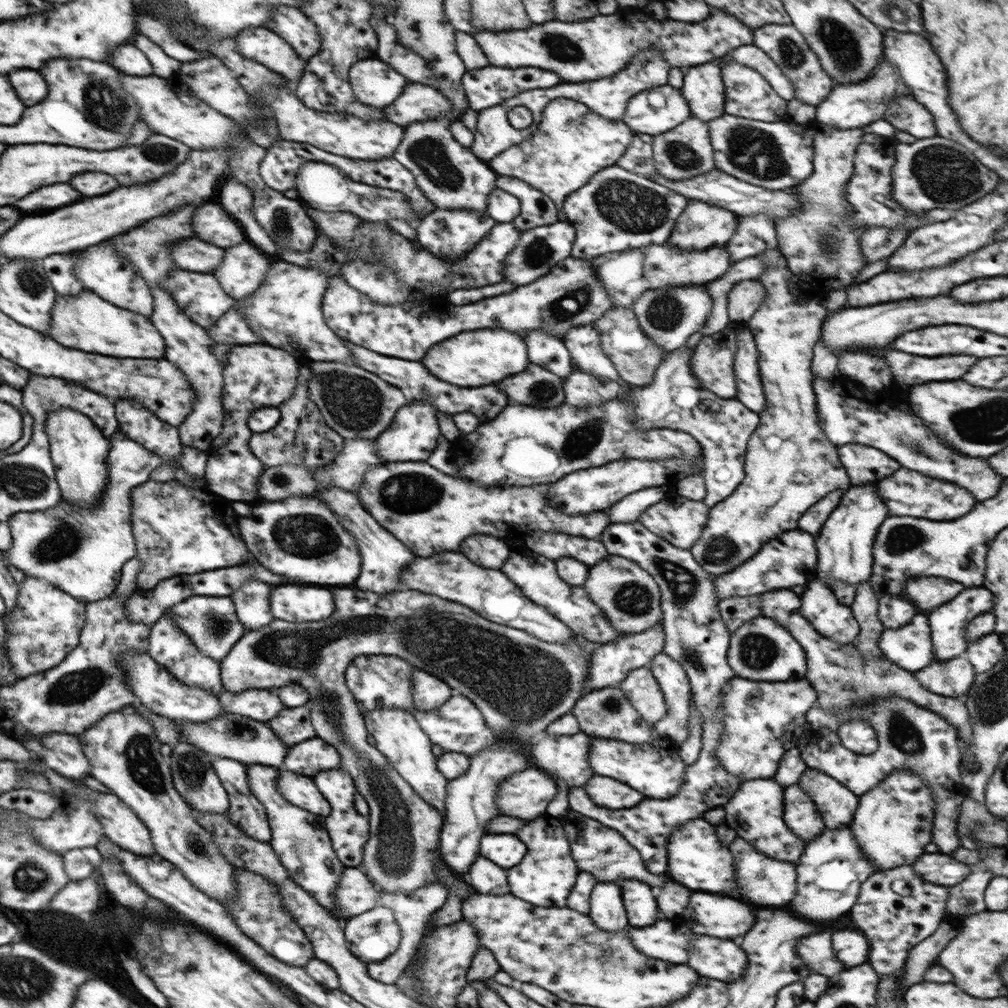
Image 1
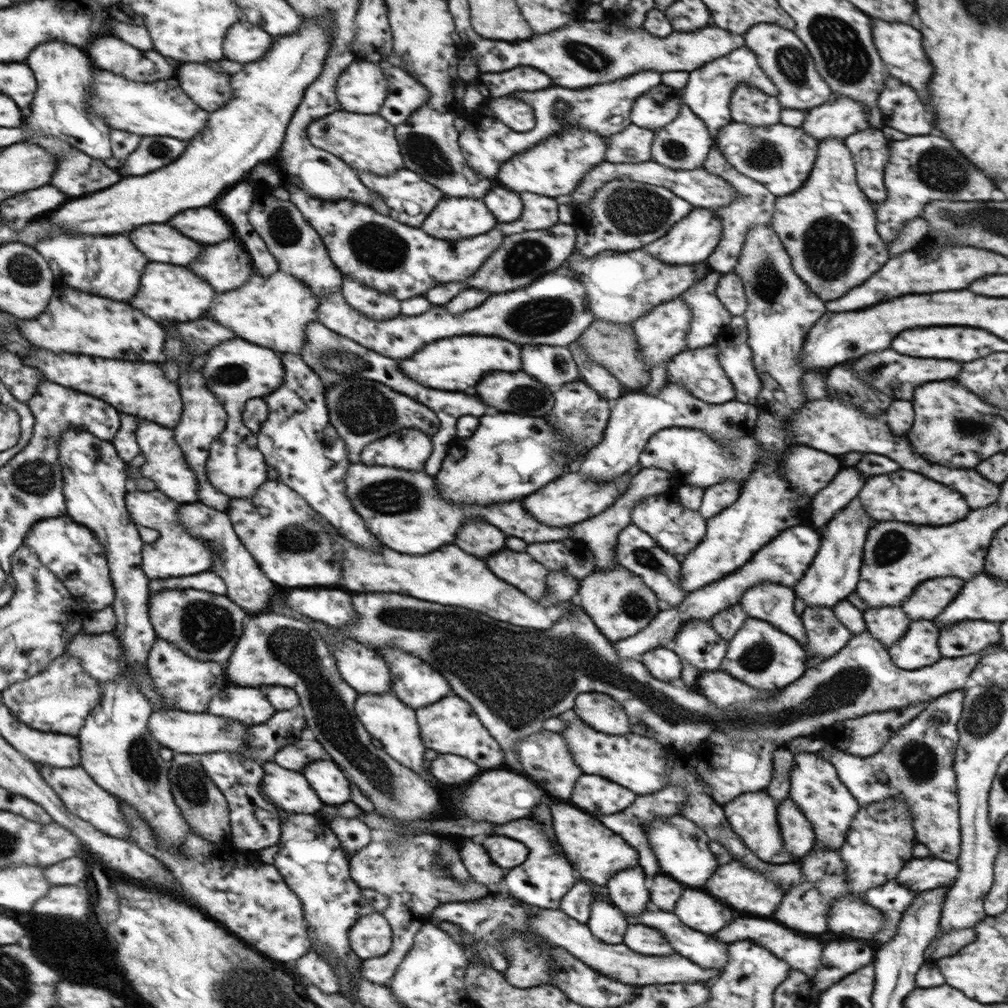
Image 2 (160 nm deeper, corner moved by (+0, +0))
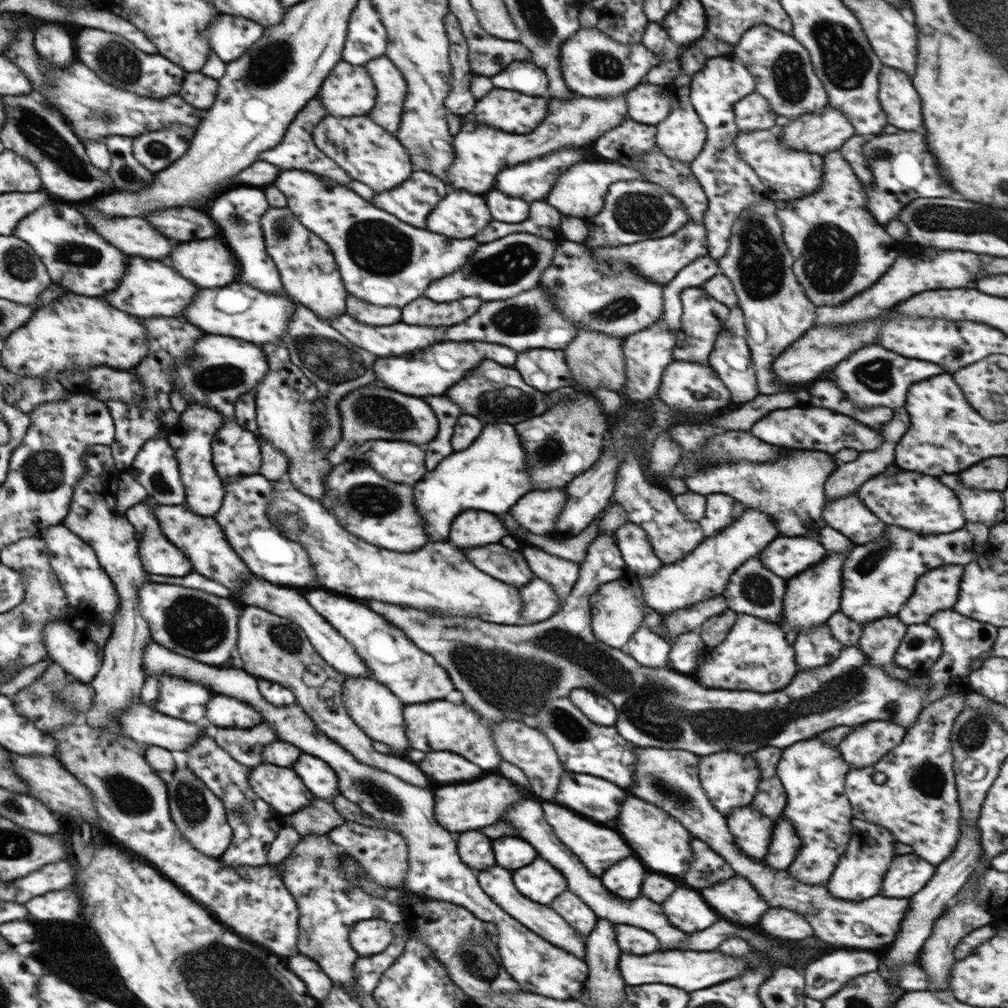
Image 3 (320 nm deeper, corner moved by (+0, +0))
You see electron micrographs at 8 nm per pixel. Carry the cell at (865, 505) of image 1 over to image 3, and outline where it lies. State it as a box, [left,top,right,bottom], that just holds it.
[782,552,848,633]

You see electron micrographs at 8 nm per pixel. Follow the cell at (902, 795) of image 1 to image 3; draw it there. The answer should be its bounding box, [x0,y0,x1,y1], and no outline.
[828,818,897,902]

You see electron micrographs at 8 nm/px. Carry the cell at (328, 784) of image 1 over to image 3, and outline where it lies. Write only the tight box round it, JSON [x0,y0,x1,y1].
[291,753,339,801]

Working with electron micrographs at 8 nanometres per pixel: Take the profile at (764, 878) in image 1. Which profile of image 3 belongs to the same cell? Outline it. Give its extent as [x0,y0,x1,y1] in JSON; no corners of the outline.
[700,874,770,926]

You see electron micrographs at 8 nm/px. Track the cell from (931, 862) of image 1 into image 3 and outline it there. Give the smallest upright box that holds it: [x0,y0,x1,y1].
[879,853,936,899]

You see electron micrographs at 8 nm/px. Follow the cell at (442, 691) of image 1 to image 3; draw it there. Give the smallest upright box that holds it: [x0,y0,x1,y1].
[306,590,455,705]

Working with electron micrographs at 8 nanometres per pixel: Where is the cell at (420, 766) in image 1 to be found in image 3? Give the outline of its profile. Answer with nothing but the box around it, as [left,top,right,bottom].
[343,675,410,756]

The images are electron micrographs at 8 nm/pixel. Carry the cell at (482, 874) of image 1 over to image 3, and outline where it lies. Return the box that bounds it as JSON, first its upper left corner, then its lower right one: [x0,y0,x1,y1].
[456,830,496,872]

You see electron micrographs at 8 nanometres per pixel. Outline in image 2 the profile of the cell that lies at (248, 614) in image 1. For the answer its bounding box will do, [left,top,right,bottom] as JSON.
[179,501,276,616]

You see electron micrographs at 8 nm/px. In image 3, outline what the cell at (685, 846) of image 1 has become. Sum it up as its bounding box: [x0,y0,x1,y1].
[618,796,693,876]

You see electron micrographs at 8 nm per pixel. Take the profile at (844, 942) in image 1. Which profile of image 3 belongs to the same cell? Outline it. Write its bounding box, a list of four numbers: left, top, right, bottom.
[804,950,880,1001]

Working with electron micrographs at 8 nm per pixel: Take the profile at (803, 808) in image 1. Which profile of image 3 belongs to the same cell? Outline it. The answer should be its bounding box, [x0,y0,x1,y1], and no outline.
[763,816,802,870]

